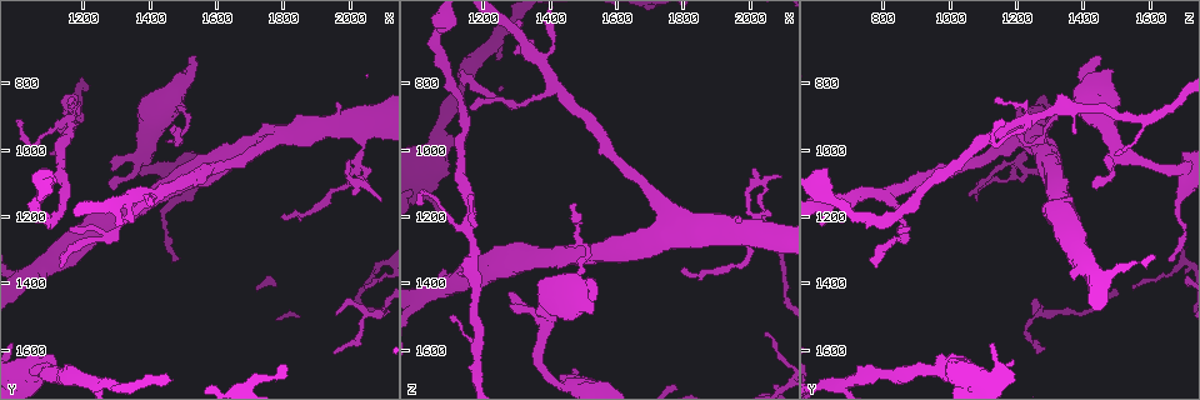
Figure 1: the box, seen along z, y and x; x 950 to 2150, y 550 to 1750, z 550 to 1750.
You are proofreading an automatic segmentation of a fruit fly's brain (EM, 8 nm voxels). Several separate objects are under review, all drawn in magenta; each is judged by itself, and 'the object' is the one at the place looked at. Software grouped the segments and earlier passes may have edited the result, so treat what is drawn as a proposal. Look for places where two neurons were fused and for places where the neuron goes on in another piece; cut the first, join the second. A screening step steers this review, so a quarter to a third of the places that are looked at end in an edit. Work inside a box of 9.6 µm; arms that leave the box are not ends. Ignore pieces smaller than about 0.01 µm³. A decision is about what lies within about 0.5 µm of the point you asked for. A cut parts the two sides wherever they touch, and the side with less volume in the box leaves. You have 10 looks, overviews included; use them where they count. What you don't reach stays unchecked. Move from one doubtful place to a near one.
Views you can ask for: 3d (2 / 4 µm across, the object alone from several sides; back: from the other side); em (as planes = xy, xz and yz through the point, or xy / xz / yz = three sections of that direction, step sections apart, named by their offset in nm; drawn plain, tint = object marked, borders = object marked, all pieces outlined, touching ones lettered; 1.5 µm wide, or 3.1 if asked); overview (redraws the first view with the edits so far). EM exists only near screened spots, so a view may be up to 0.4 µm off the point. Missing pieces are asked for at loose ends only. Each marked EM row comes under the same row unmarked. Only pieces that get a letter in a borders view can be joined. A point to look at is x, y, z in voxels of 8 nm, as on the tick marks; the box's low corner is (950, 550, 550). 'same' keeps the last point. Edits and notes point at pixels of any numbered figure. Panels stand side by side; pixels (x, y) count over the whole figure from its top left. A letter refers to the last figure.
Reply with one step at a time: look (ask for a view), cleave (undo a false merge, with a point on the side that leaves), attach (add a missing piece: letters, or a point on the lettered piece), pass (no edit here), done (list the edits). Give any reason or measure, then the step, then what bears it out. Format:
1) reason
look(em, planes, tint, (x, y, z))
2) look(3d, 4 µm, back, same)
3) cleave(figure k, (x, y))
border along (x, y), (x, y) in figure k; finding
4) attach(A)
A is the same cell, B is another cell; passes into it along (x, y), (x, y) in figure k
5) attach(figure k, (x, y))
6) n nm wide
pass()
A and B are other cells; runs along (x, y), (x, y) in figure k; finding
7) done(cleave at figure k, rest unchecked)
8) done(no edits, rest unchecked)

free end
look(3d, 2 µm, (2050, 1410, 1550))

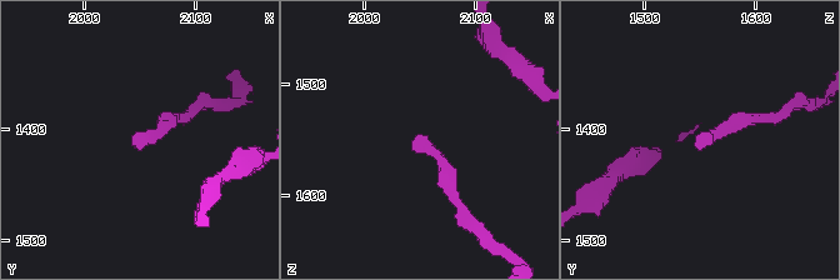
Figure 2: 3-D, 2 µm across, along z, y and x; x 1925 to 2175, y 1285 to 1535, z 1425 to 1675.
look(em, planes, borders, (2046, 1406, 1552))

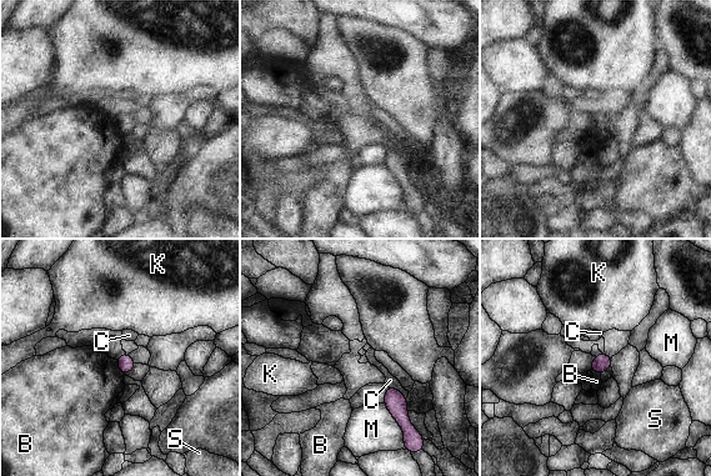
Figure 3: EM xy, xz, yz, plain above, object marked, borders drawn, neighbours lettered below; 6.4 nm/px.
pass()
B, C, K, M and S are other cells; border along (115, 360), (123, 376) in figure 3; none of them fits

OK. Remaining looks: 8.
long arm stops here
look(em, planes, borders, (1480, 930, 1160))

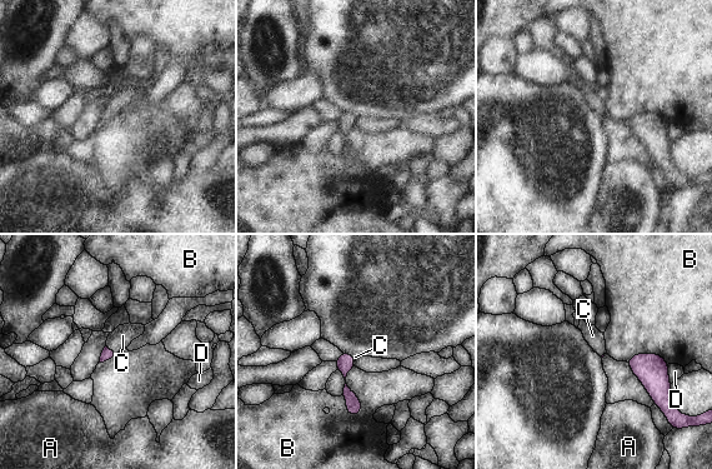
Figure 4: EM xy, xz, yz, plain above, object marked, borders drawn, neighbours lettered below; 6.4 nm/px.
attach(C)
C is the same cell, A, B and D are other cells; it goes on there

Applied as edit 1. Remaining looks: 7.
thin end
look(3d, 2 µm, (1070, 1630, 1190))

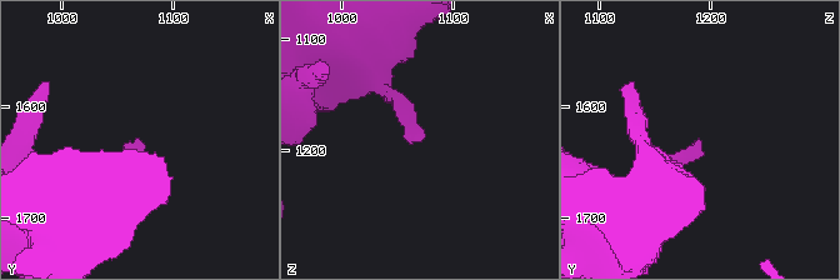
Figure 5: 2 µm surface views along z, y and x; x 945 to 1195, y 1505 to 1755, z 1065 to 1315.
look(em, planes, borders, (1072, 1630, 1188))

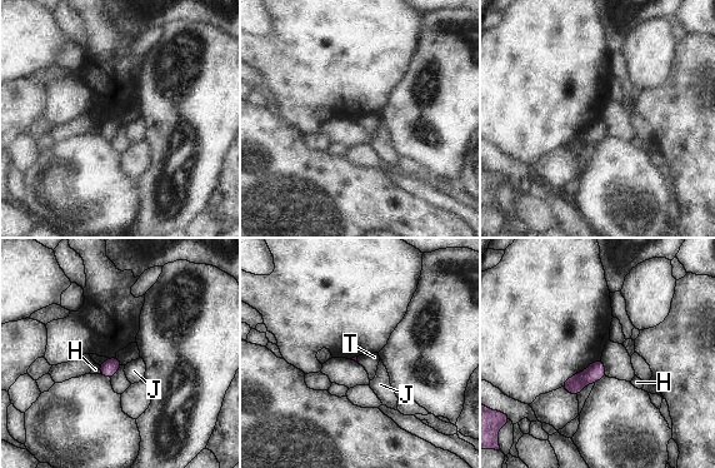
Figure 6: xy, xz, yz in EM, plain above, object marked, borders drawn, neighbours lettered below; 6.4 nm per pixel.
pass()
H, J and T are other cells; border along (116, 356), (124, 364) in figure 6; none of them fits

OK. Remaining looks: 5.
free end
look(em, xz, step 4, borders, (2010, 1140, 1050))

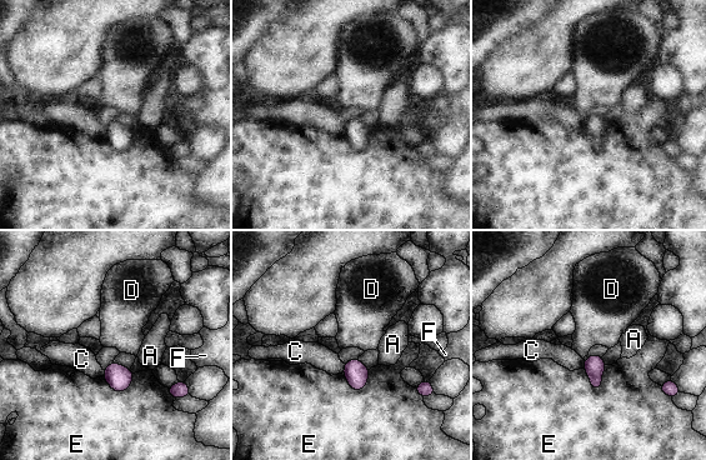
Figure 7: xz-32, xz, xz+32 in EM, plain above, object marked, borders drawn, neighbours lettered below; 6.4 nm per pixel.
look(em, planes, borders, same)

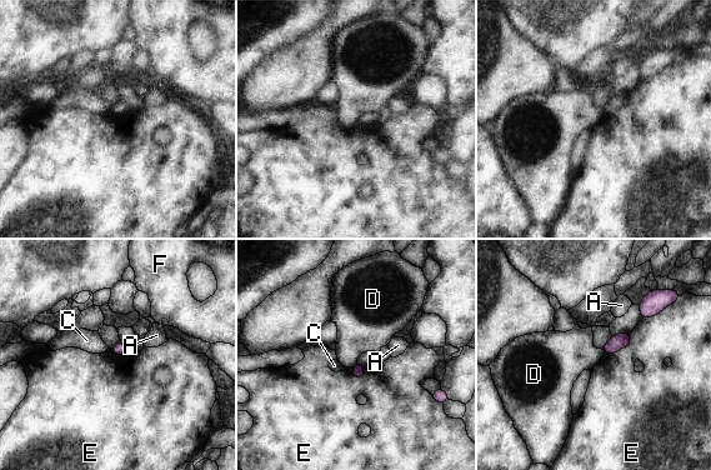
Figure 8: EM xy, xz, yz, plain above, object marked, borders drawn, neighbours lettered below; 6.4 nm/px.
E touches over 240 nm
pass()
A, C, D, E and F are other cells; border along (356, 363), (351, 368) in figure 8; none of them fits

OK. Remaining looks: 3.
done(attach at figure 4, rest unchecked)

